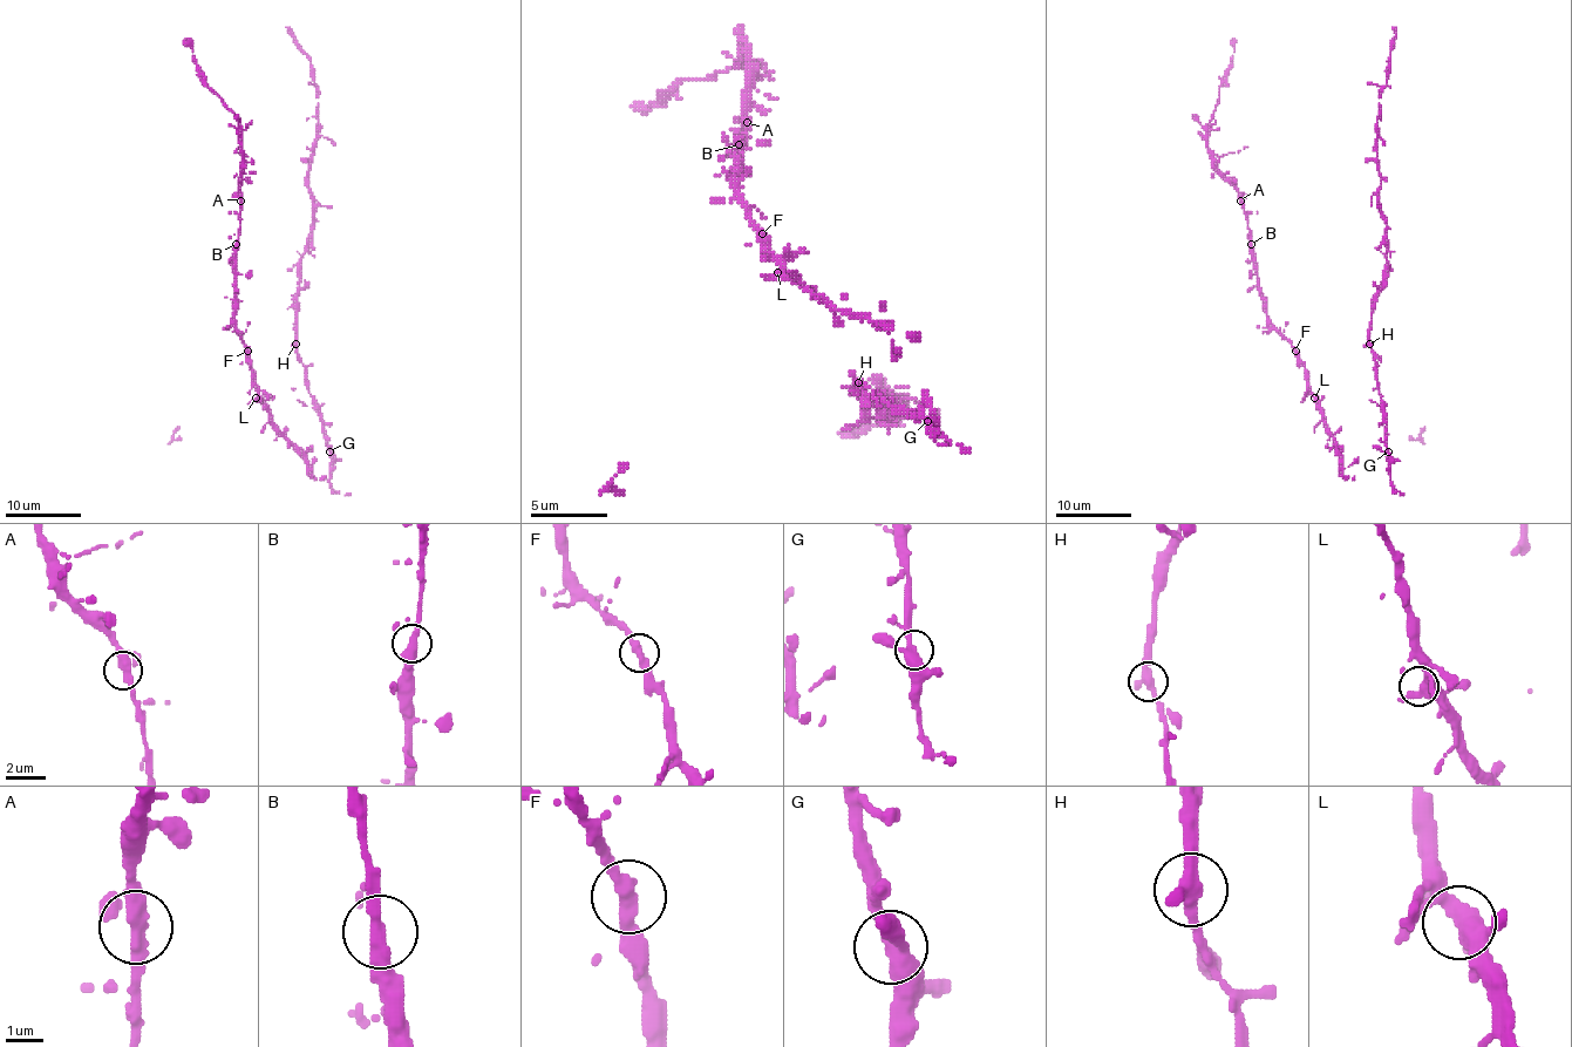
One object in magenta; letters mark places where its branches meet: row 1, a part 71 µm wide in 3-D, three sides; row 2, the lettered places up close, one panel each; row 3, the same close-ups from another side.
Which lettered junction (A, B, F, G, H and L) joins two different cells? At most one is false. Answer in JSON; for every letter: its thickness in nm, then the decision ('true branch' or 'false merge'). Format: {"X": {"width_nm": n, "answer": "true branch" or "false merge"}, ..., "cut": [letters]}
{"A": {"width_nm": 340, "answer": "true branch"}, "B": {"width_nm": 320, "answer": "true branch"}, "F": {"width_nm": 360, "answer": "true branch"}, "G": {"width_nm": 320, "answer": "true branch"}, "H": {"width_nm": 400, "answer": "true branch"}, "L": {"width_nm": 380, "answer": "true branch"}, "cut": []}

